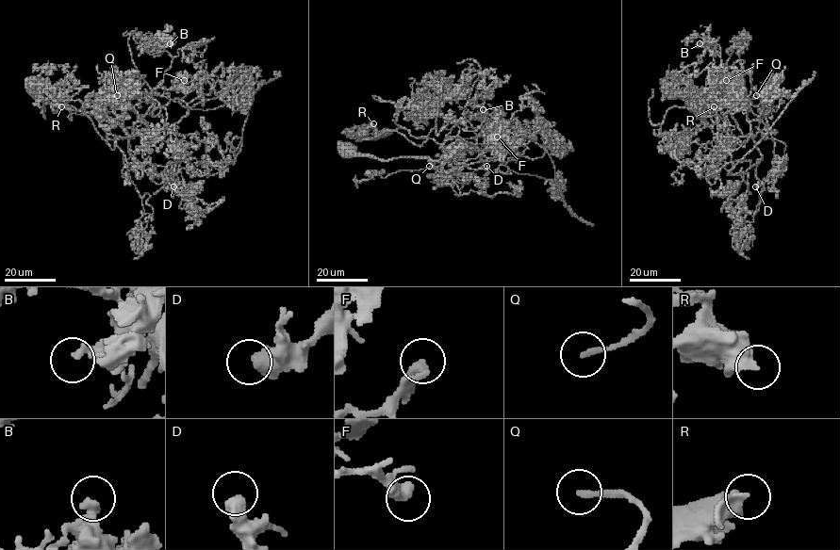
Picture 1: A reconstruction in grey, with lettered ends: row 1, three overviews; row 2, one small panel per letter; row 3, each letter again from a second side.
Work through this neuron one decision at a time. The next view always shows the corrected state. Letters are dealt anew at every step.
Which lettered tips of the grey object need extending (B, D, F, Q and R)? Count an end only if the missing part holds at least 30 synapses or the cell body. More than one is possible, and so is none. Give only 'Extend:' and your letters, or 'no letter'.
Extend: B, Q

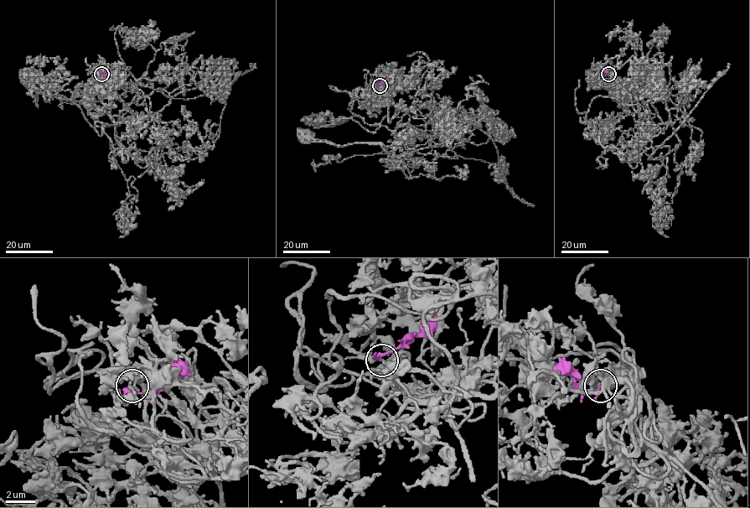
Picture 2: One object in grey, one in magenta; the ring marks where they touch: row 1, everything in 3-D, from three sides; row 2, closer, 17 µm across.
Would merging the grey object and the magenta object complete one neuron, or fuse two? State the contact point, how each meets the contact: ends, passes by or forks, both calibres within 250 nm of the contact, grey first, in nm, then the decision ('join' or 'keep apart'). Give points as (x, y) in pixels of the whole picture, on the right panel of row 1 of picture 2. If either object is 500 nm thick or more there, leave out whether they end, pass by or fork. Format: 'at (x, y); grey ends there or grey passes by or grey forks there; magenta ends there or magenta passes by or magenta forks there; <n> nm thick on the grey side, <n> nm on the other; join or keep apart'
at (608, 74); grey passes by; magenta passes by; 280 nm thick on the grey side, 170 nm on the other; join

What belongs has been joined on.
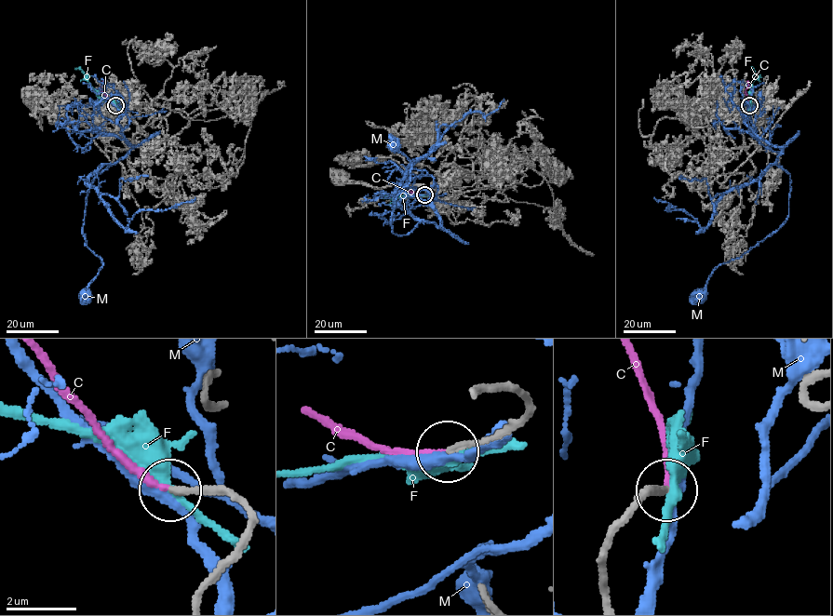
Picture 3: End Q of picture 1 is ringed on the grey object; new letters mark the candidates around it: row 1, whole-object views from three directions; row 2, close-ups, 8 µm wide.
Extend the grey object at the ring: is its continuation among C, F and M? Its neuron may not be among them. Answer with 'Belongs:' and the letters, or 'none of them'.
Belongs: C

